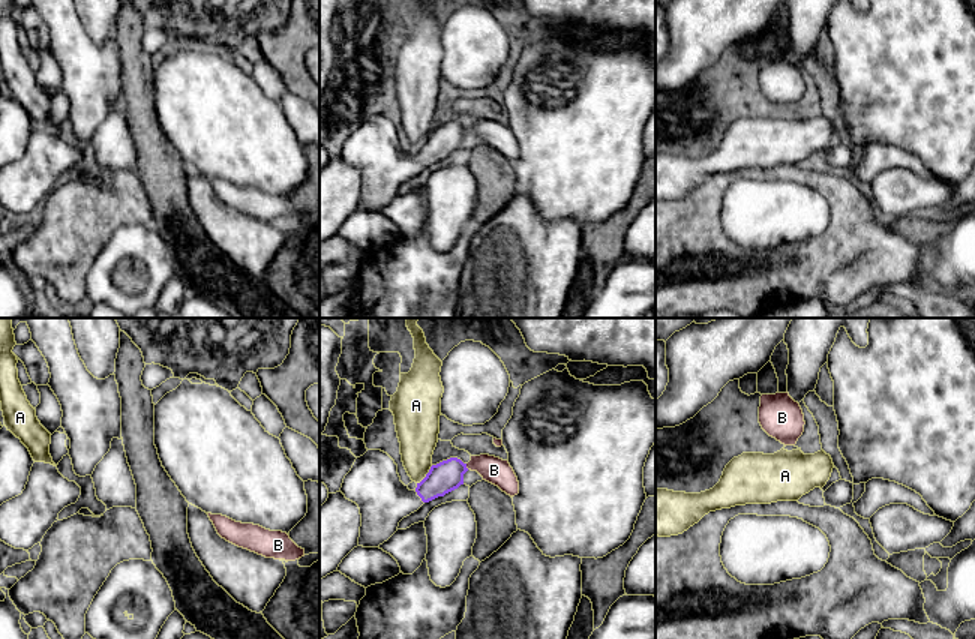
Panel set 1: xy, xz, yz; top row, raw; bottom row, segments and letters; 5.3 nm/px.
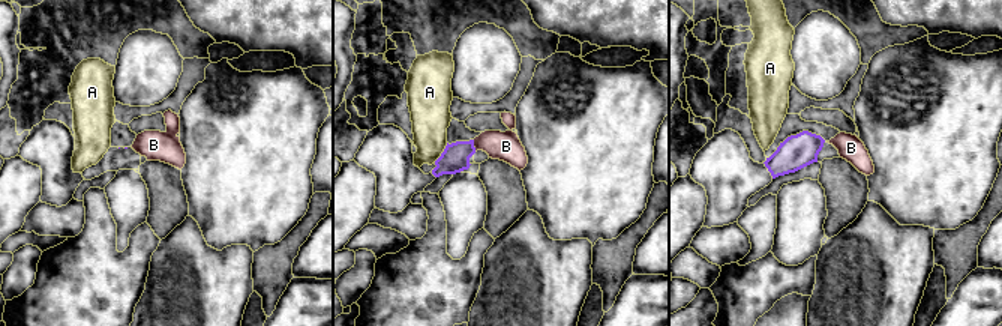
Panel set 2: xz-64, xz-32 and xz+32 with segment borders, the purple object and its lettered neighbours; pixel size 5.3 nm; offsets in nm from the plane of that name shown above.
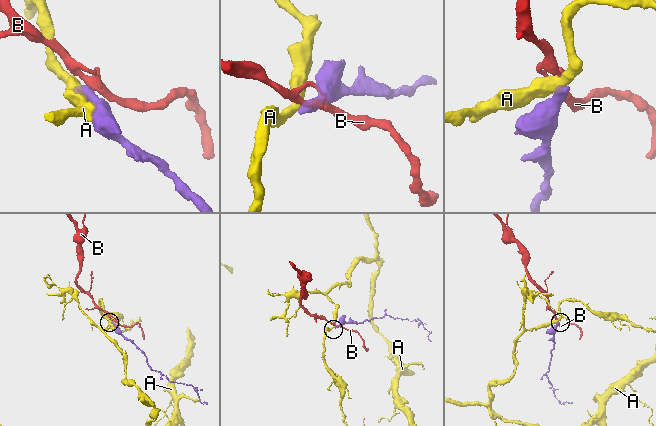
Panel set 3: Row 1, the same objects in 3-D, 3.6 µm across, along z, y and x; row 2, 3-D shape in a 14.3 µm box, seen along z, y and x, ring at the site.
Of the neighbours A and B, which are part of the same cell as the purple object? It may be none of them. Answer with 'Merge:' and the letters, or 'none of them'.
Merge: none of them

